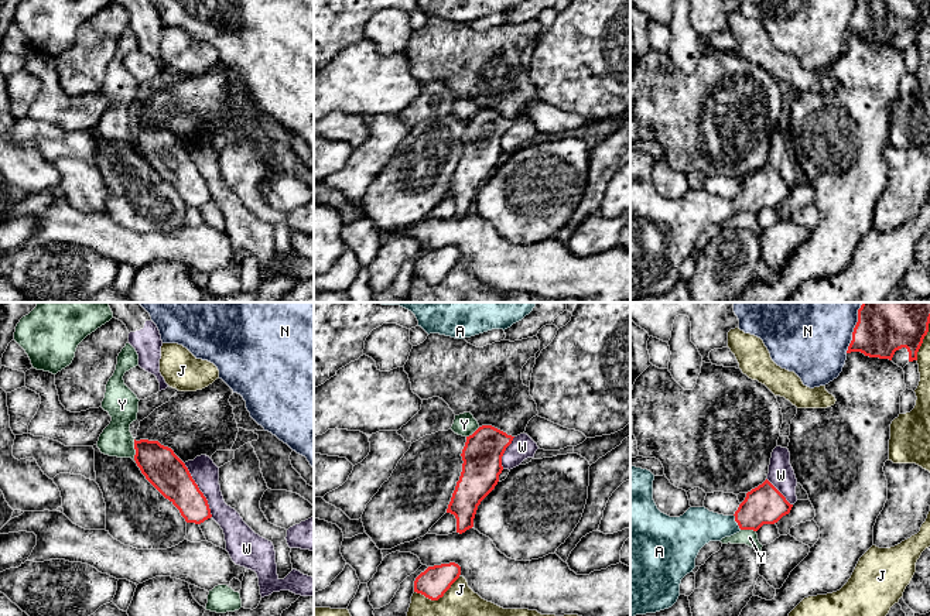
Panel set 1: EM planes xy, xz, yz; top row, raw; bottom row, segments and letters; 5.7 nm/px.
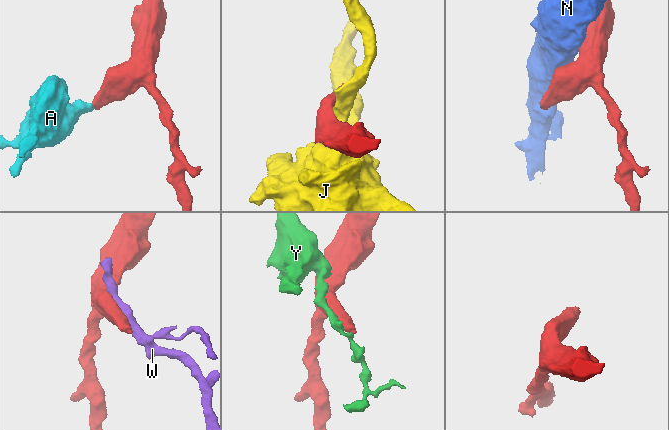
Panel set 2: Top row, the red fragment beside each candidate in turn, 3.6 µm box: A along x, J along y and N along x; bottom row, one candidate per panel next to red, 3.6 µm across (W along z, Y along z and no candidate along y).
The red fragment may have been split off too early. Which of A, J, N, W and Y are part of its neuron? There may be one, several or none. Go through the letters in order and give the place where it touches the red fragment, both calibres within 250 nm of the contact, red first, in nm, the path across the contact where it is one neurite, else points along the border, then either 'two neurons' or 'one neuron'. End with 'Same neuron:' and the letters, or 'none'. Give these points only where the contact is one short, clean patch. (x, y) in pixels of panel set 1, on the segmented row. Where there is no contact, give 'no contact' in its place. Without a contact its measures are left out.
A: yz (737, 522) | 220/220 nm | across yz (765, 505), (737, 522), (728, 526), (698, 526) | one neuron
J: xz (437, 599) | 170/180 nm | two neurons
N: yz (854, 328) | 400/500 nm | two neurons
W: xy (199, 490) | 220/150 nm | two neurons
Y: xy (136, 451) | 220/190 nm | two neurons
Same neuron: A

